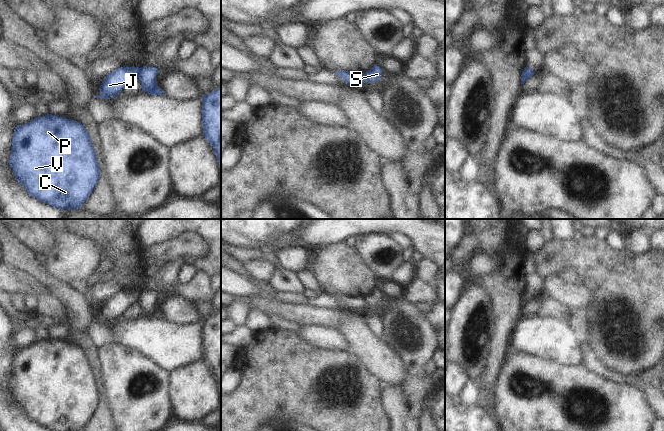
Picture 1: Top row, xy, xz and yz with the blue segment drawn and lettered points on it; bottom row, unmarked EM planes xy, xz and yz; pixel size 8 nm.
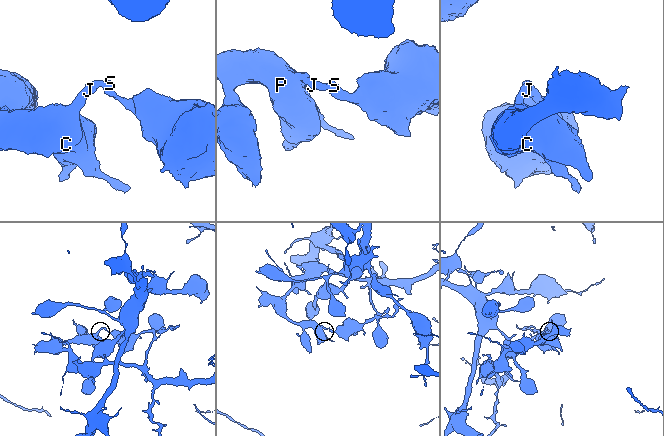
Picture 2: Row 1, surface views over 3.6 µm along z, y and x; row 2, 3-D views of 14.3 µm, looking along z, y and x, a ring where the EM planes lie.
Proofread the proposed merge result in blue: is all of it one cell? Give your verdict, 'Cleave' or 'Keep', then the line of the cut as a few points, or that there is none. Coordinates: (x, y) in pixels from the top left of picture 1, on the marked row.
Cleave. Split along xy (141, 68), (138, 77).

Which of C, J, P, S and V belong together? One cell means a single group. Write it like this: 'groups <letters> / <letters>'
groups C J P V / S

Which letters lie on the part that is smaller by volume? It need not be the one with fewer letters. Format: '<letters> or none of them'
S

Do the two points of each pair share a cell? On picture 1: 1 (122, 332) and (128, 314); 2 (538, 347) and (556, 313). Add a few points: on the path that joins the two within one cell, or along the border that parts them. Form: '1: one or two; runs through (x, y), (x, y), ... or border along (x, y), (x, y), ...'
1: two; border along (141, 314), (133, 319), (123, 319), (121, 317)
2: two; border along (537, 314), (540, 316), (551, 316), (567, 323)

